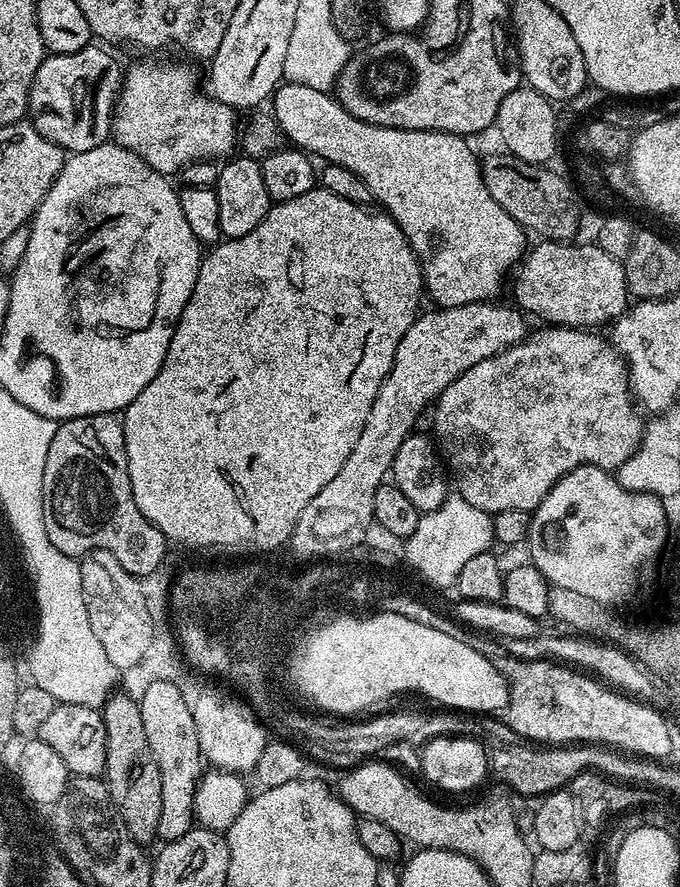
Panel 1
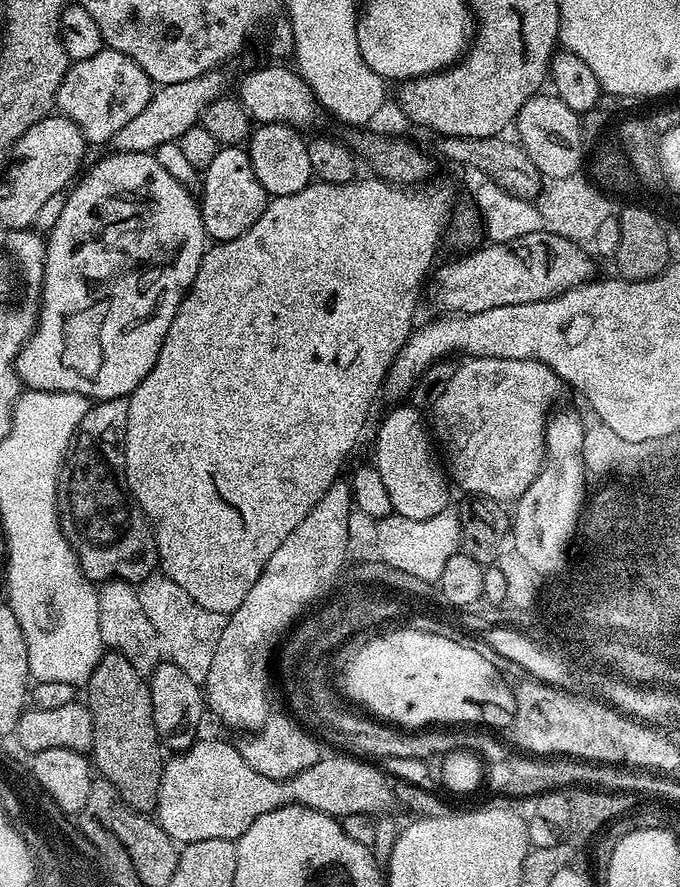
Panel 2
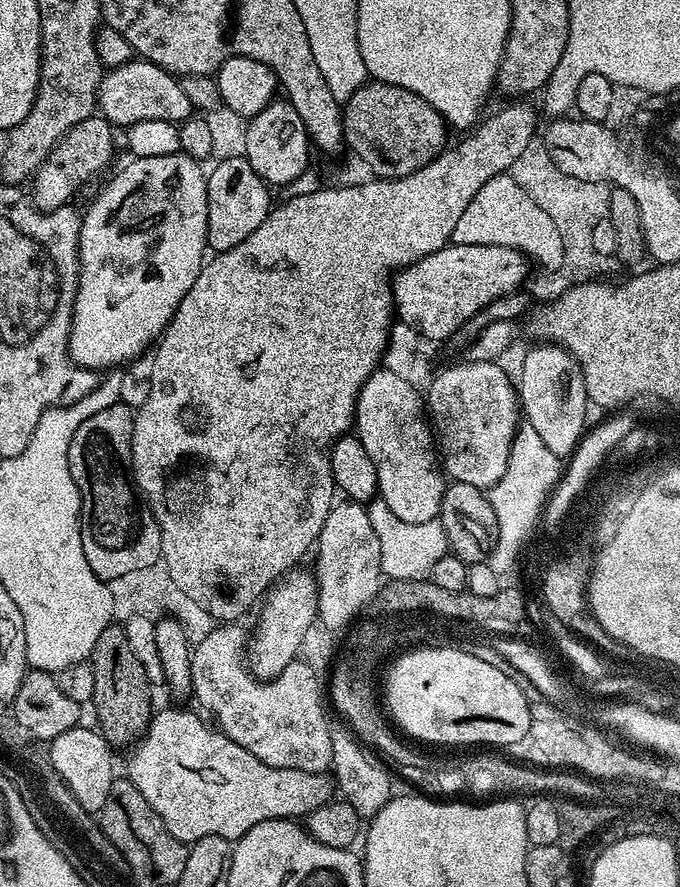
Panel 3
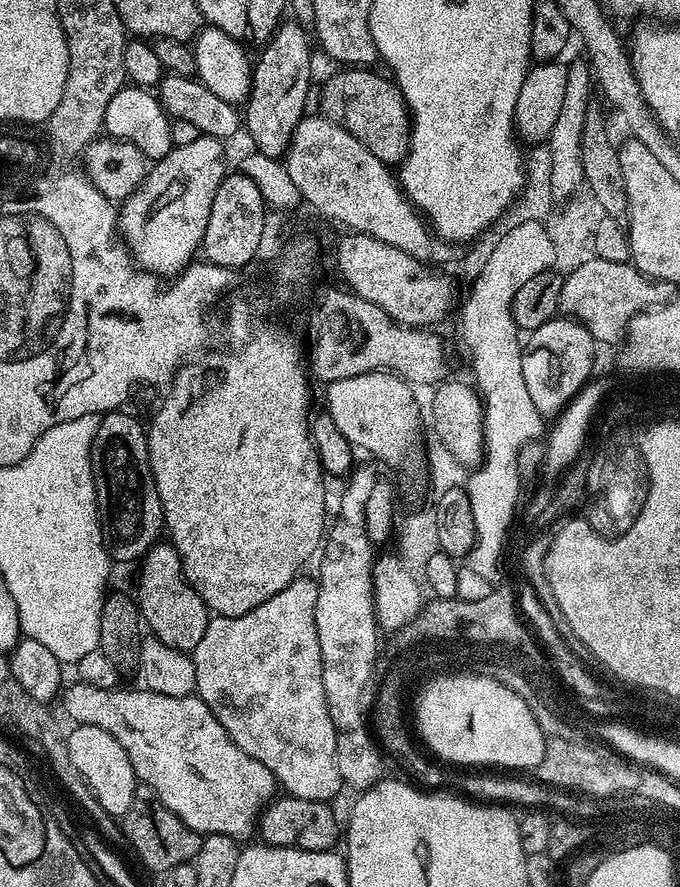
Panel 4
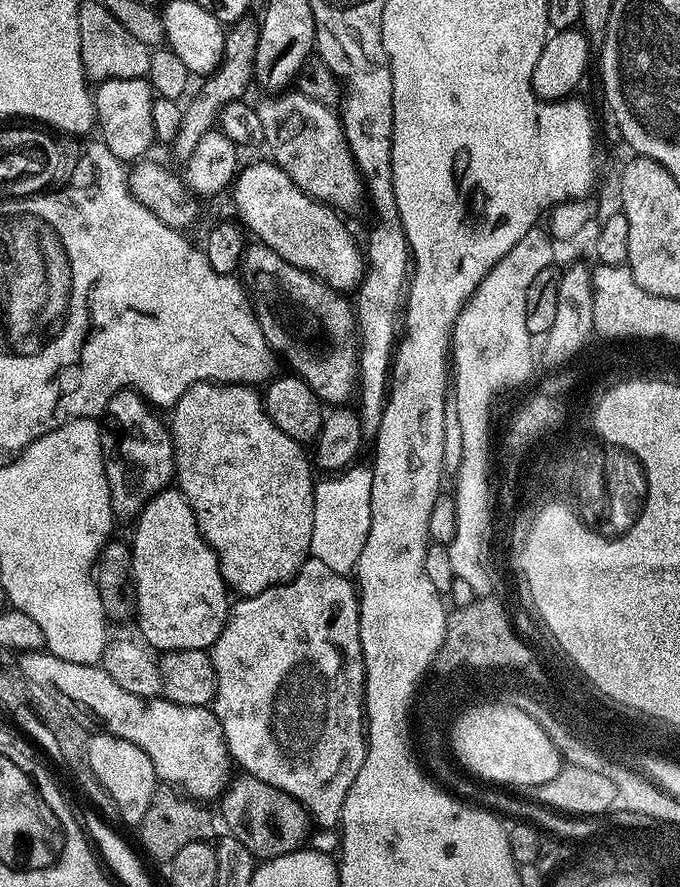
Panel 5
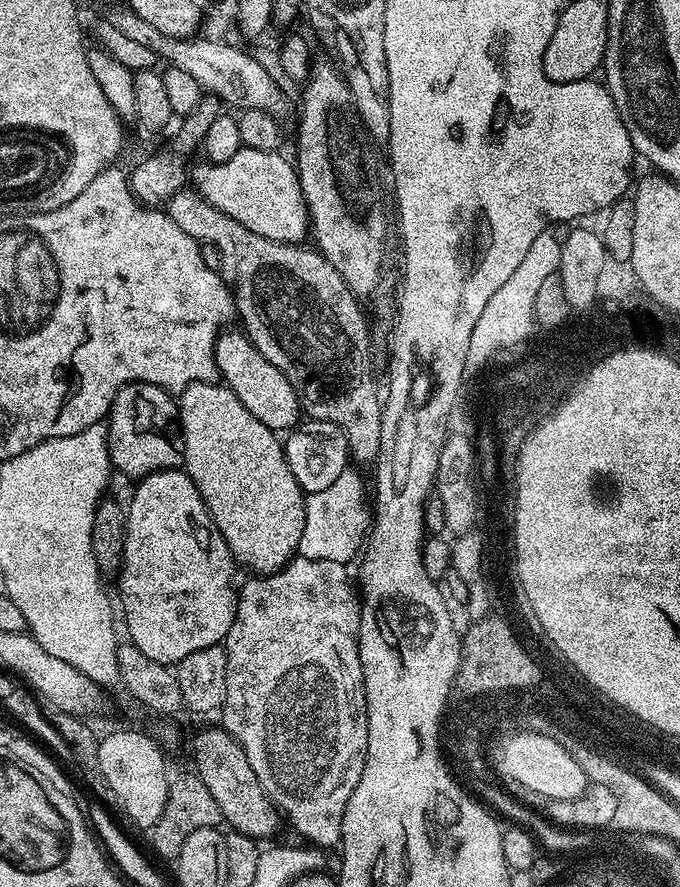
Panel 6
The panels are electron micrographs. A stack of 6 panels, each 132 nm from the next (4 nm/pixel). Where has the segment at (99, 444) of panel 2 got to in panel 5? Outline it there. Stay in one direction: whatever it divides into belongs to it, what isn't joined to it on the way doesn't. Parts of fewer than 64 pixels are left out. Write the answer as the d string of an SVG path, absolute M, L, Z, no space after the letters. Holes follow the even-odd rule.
M130 388L116 392L103 413L104 469L110 486L112 515L117 521L131 521L139 516L159 492L173 483L176 458L172 454L172 433L169 425L155 414L148 401Z

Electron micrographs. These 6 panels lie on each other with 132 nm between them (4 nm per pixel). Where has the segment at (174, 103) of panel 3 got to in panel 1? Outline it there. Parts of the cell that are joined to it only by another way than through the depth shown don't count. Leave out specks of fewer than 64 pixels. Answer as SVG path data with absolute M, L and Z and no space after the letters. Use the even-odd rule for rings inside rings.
M89 46L74 54L45 55L28 95L27 119L42 135L49 136L59 148L64 149L65 153L94 150L94 146L109 143L121 87L122 64L120 68L119 62L104 48Z

